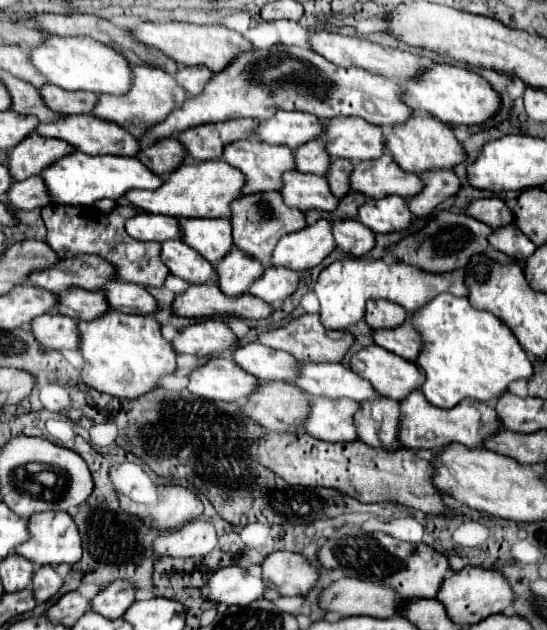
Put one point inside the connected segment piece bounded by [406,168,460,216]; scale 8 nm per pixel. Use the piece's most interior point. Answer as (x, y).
(440, 184)

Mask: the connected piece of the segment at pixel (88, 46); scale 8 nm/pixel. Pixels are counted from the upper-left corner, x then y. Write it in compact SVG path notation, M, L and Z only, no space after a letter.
M46 36L42 44L30 48L30 62L50 84L56 84L64 90L124 94L130 88L130 62L126 62L122 54L92 38Z

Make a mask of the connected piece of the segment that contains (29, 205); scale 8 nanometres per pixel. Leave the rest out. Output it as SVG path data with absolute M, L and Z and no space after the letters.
M30 176L22 182L14 182L8 188L8 202L18 208L18 210L34 210L34 208L44 208L50 204L48 194L44 192L46 186L40 176Z

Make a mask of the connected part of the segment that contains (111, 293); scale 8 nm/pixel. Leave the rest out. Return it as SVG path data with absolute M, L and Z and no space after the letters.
M122 280L106 282L100 292L106 296L110 308L128 314L152 314L156 310L156 300L140 284L130 284Z

